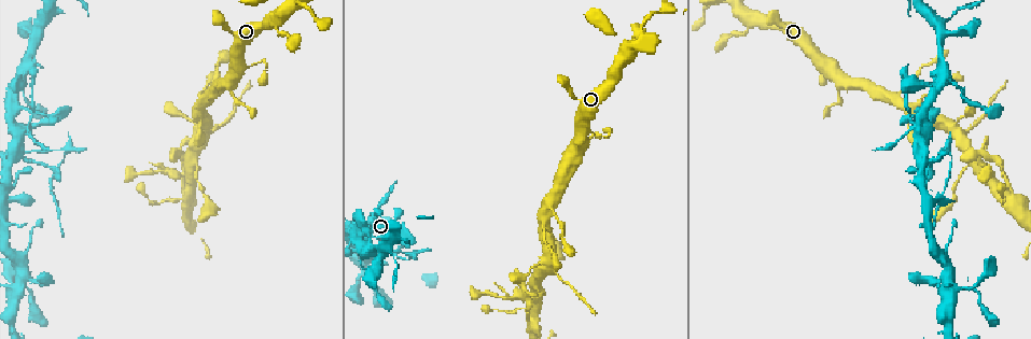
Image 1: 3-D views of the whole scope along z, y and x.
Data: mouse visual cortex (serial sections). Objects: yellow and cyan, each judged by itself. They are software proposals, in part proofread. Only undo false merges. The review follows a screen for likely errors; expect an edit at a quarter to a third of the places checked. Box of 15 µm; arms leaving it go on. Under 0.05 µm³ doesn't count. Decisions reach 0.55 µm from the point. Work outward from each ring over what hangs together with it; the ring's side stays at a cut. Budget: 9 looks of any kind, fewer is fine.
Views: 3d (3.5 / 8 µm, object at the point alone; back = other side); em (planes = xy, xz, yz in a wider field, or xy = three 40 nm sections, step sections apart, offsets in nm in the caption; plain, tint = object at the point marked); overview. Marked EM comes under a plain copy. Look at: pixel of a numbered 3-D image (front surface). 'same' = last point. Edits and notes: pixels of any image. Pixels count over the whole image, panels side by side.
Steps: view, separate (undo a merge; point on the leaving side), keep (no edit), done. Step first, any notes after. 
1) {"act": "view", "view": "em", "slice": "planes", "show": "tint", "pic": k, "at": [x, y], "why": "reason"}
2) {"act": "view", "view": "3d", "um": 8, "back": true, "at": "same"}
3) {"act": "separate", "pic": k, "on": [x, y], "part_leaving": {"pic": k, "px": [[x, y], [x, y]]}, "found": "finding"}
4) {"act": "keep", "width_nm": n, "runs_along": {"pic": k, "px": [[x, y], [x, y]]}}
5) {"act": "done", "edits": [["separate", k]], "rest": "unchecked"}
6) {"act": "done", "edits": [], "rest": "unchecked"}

{"act": "view", "view": "3d", "um": 3.5, "back": true, "pic": 1, "at": [59, 116], "why": "sudden change in width"}

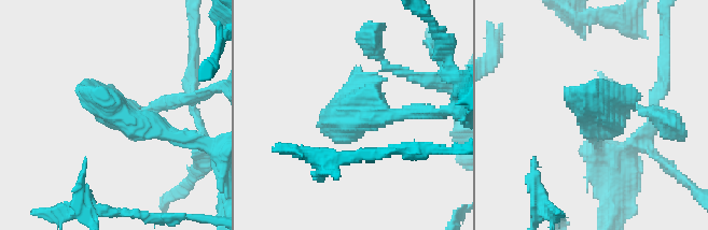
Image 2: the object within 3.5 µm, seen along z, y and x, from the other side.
{"act": "keep", "found": "all the same cell"}

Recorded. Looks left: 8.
{"act": "view", "view": "3d", "um": 3.5, "pic": 1, "at": [923, 112], "why": "three arms meet"}

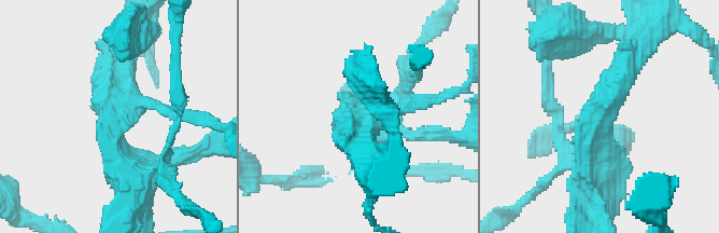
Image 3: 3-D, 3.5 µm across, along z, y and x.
{"act": "view", "view": "em", "slice": "xy", "step": 1, "show": "tint", "pic": 3, "at": [116, 113]}

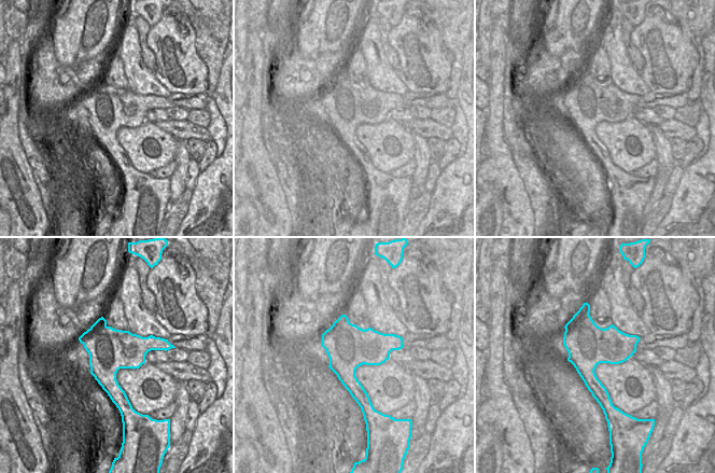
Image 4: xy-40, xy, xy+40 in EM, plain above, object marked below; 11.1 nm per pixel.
{"act": "keep", "runs_along": {"pic": 3, "px": [[583, 114], [601, 105], [583, 174]]}, "found": "continuous, no second cell"}

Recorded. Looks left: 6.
{"act": "view", "view": "3d", "um": 8, "pic": 1, "at": [244, 68], "why": "sharp bend"}

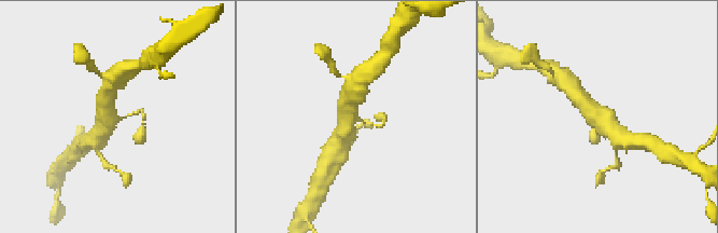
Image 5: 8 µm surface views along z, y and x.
{"act": "view", "view": "3d", "um": 3.5, "pic": 5, "at": [593, 120], "why": "zoom in"}

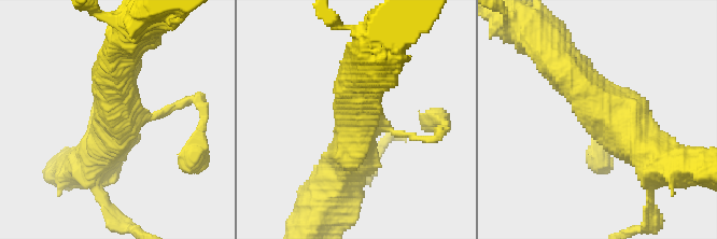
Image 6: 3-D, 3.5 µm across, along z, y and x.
{"act": "keep", "runs_along": {"pic": 6, "px": [[553, 56], [636, 142], [659, 155]]}, "found": "continuous, no second cell"}

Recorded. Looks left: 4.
{"act": "view", "view": "3d", "um": 3.5, "back": true, "pic": 1, "at": [201, 115], "why": "calibre changes"}

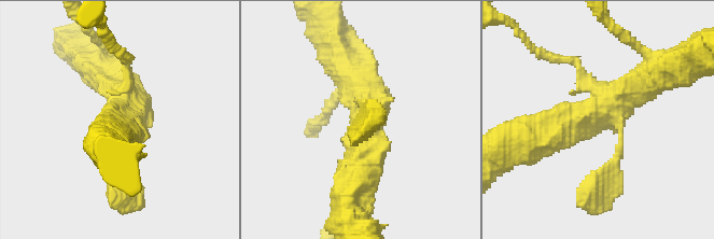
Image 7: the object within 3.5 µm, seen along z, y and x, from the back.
{"act": "view", "view": "em", "slice": "xy", "step": 1, "show": "tint", "pic": 7, "at": [617, 121], "why": "need the tissue"}

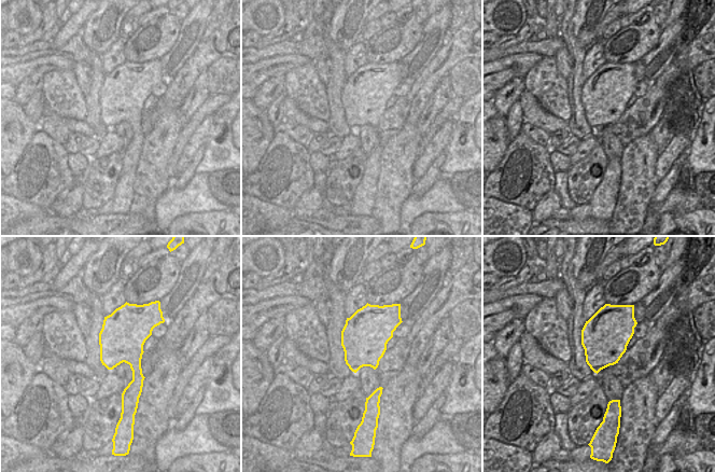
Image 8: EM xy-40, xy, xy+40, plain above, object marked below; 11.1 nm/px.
{"act": "keep", "runs_along": {"pic": 7, "px": [[666, 69], [583, 125], [552, 132]]}, "found": "continuous, no second cell"}

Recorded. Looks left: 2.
{"act": "done", "edits": [], "rest": "unchecked"}

